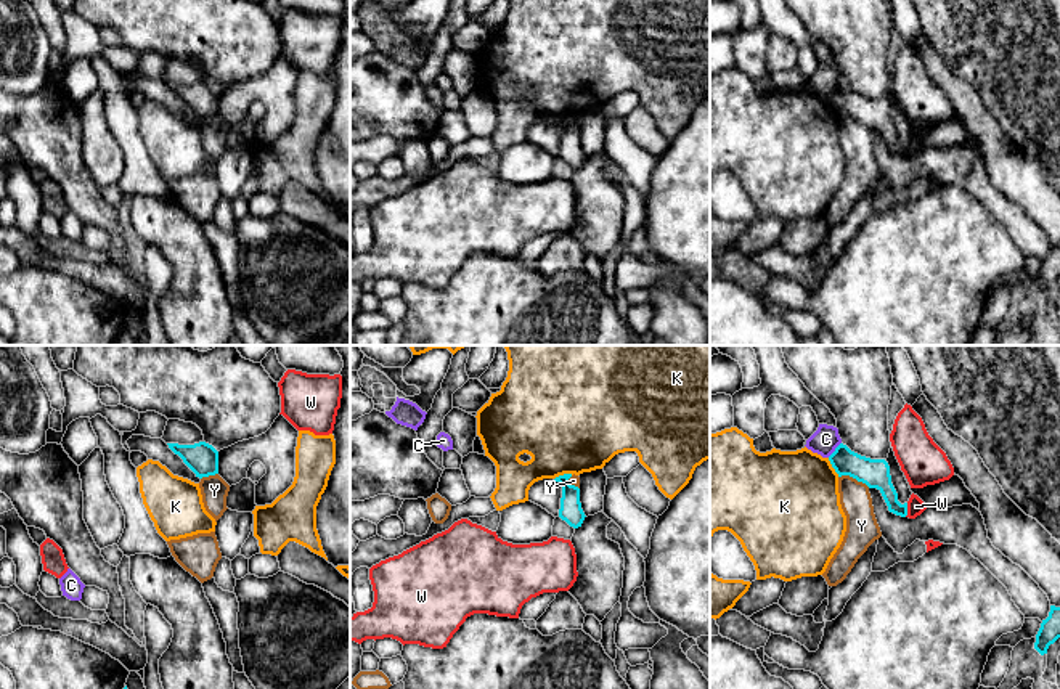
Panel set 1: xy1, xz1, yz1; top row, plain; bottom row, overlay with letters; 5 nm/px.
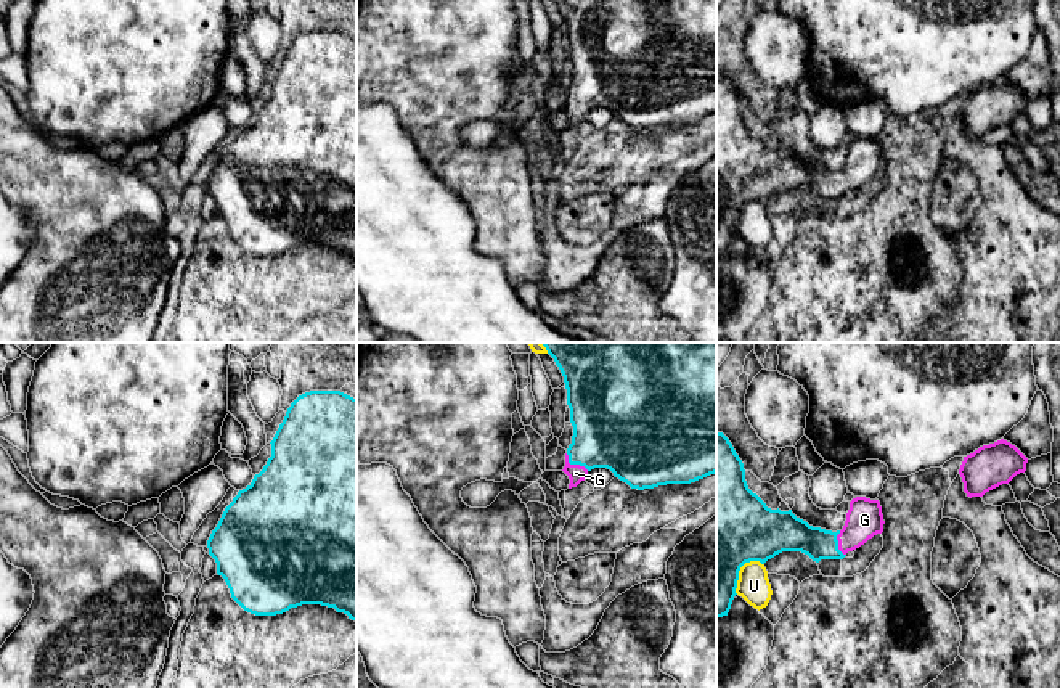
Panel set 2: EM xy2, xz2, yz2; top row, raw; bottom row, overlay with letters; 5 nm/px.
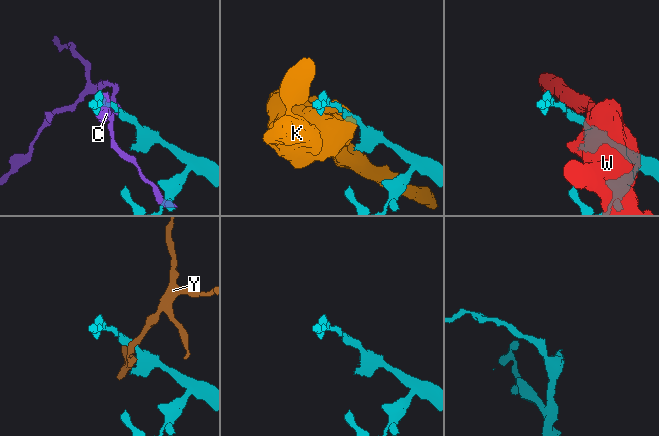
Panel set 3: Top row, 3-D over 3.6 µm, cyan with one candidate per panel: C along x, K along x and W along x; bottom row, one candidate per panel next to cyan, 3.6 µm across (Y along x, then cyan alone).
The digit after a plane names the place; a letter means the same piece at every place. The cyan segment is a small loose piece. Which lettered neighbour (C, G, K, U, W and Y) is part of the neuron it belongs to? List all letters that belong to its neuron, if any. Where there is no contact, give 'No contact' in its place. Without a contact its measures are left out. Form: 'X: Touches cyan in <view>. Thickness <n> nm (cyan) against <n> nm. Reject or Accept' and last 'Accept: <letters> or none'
C: Touches cyan in yz1. Thickness 140 nm (cyan) against 140 nm. Reject
G: Touches cyan in xz2. Thickness 380 nm (cyan) against 90 nm. Accept
K: Touches cyan in yz1. Thickness 140 nm (cyan) against 460 nm. Reject
U: Touches cyan in yz2. Thickness 480 nm (cyan) against 160 nm. Reject
W: Touches cyan in yz1. Thickness 140 nm (cyan) against 90 nm. Reject
Y: Touches cyan in yz1. Thickness 140 nm (cyan) against 160 nm. Reject
Accept: G

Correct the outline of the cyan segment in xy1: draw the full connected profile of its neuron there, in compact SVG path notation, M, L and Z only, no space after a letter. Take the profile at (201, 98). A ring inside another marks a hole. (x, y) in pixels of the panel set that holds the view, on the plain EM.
M206 82L194 85L167 85L183 100L183 103L196 114L196 117L202 119L218 114L218 92L212 85Z

